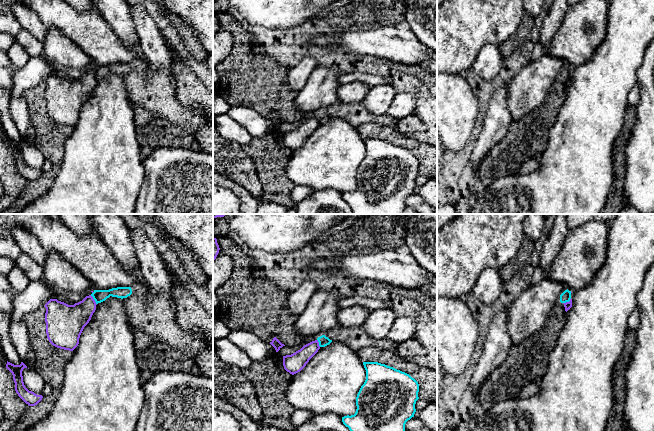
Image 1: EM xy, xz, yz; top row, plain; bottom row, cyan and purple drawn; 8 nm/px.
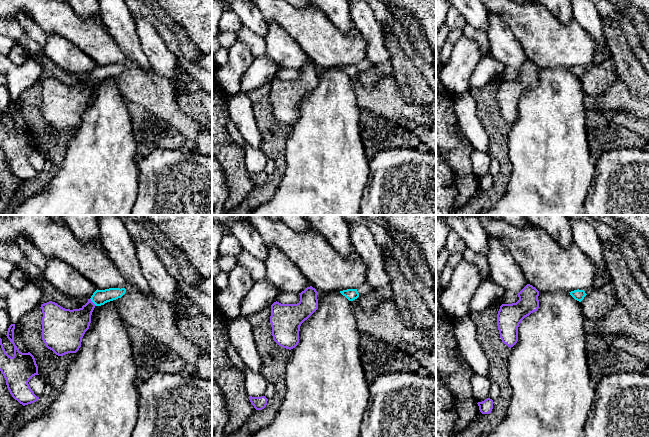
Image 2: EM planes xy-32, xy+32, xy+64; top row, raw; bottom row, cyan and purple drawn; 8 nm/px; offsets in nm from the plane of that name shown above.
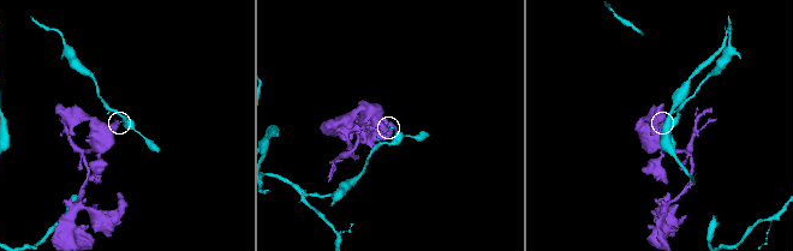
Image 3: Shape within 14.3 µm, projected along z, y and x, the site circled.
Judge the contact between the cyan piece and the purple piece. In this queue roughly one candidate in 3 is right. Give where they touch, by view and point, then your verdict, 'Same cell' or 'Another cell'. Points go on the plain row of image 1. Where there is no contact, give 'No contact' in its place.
Touches cyan at xy (94, 75). Another cell

